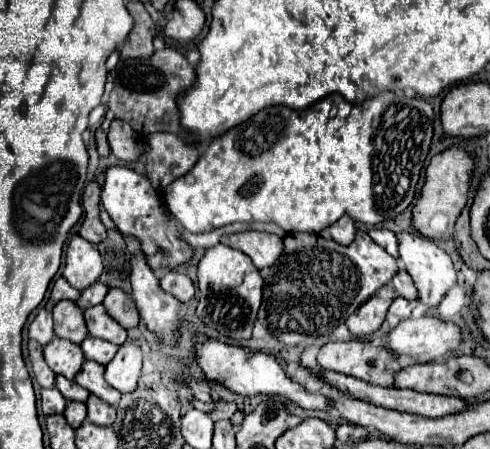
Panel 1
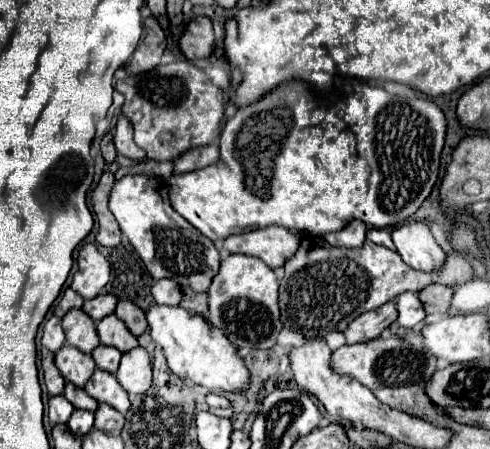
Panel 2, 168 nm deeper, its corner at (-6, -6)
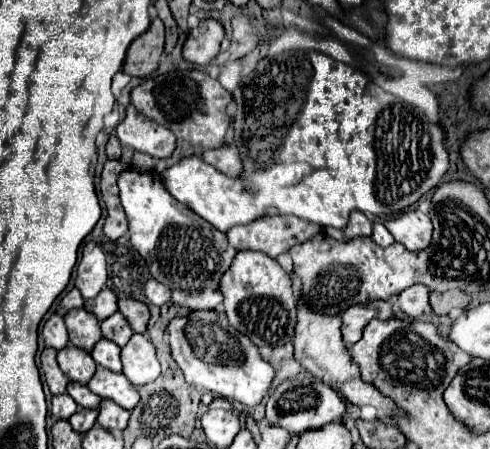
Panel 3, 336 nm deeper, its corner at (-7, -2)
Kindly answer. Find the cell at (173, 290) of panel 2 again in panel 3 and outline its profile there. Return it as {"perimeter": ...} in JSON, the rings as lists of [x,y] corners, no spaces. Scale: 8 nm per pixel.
{"perimeter":[[[147,280],[145,296],[154,305],[163,306],[169,303],[169,288],[157,280]]]}

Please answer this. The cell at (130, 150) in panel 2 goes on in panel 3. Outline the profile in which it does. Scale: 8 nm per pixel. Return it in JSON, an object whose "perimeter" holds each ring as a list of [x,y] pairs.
{"perimeter":[[[131,104],[127,106],[125,120],[117,126],[117,138],[123,146],[131,146],[155,158],[169,158],[175,150],[175,134],[171,134],[169,128],[147,120],[147,116]]]}

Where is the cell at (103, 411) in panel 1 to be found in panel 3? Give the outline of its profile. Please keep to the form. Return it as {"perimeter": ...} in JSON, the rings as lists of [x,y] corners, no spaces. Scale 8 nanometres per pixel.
{"perimeter":[[[105,398],[101,402],[101,406],[99,406],[99,418],[97,418],[97,422],[105,430],[109,430],[109,432],[113,432],[113,430],[125,430],[127,422],[129,422],[129,416],[131,416],[131,412],[127,412],[119,404],[115,404],[115,402]]]}

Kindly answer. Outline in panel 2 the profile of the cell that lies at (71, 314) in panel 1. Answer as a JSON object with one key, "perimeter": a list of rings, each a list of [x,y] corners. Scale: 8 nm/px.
{"perimeter":[[[82,310],[66,312],[66,316],[62,318],[62,328],[66,334],[66,342],[86,354],[90,354],[100,344],[94,320]]]}

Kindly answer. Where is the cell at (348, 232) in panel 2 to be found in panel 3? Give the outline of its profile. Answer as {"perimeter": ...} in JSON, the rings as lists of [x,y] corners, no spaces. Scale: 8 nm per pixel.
{"perimeter":[[[351,212],[349,224],[343,228],[345,238],[357,238],[357,236],[371,236],[371,220],[363,212]]]}

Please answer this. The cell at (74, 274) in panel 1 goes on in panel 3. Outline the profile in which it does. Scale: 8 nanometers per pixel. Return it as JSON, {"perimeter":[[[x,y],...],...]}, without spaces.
{"perimeter":[[[87,242],[83,248],[81,262],[77,266],[77,280],[75,286],[79,288],[85,300],[91,300],[95,294],[103,290],[107,282],[107,264],[105,254],[95,242]]]}

